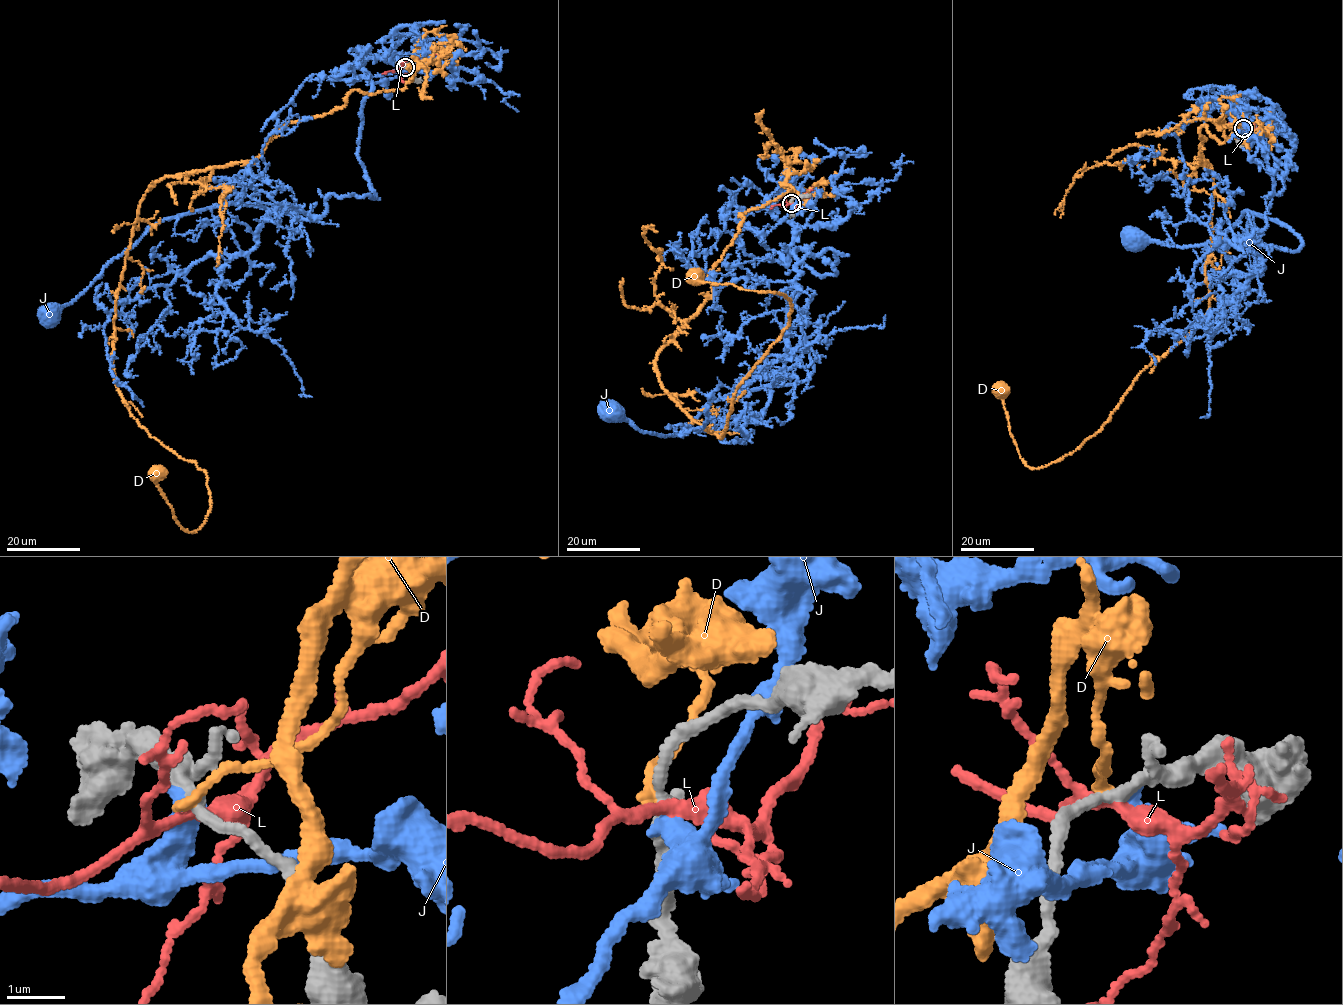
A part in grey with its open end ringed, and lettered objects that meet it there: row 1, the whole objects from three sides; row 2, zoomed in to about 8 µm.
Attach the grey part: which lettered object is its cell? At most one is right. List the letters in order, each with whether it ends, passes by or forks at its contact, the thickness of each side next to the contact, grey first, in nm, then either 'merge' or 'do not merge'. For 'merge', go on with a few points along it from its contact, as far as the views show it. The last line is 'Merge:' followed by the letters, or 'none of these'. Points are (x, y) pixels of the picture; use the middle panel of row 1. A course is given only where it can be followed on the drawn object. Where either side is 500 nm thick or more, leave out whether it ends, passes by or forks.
D: it ends | 160/150 nm | do not merge
J: it ends | 220/360 nm | do not merge
L: it forks | 160/200 nm | do not merge
Merge: none of these

